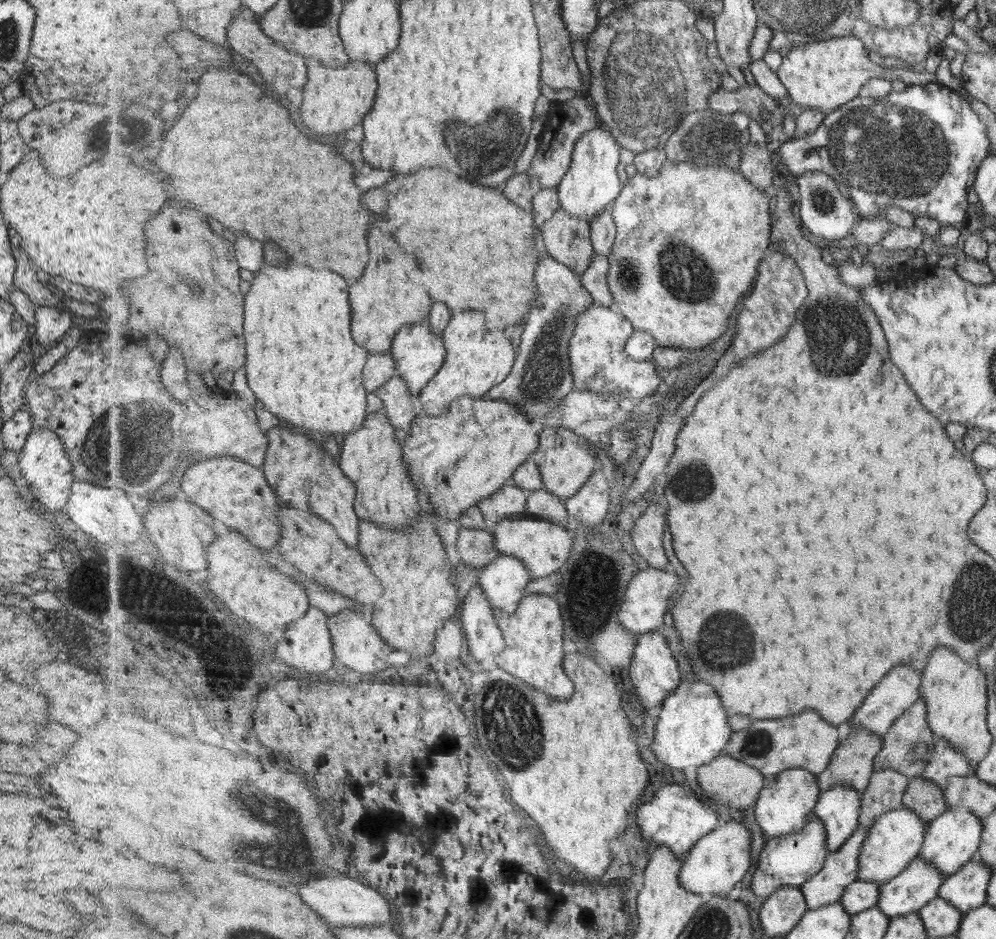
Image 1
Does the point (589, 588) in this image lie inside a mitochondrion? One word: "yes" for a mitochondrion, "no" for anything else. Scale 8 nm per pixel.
yes

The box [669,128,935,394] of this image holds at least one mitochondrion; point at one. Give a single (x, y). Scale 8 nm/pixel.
(840, 337)

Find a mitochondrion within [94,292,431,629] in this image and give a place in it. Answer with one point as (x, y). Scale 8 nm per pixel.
(137, 600)

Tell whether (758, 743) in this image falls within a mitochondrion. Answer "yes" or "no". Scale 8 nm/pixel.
yes

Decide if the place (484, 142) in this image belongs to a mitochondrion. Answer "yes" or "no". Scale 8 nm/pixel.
yes

